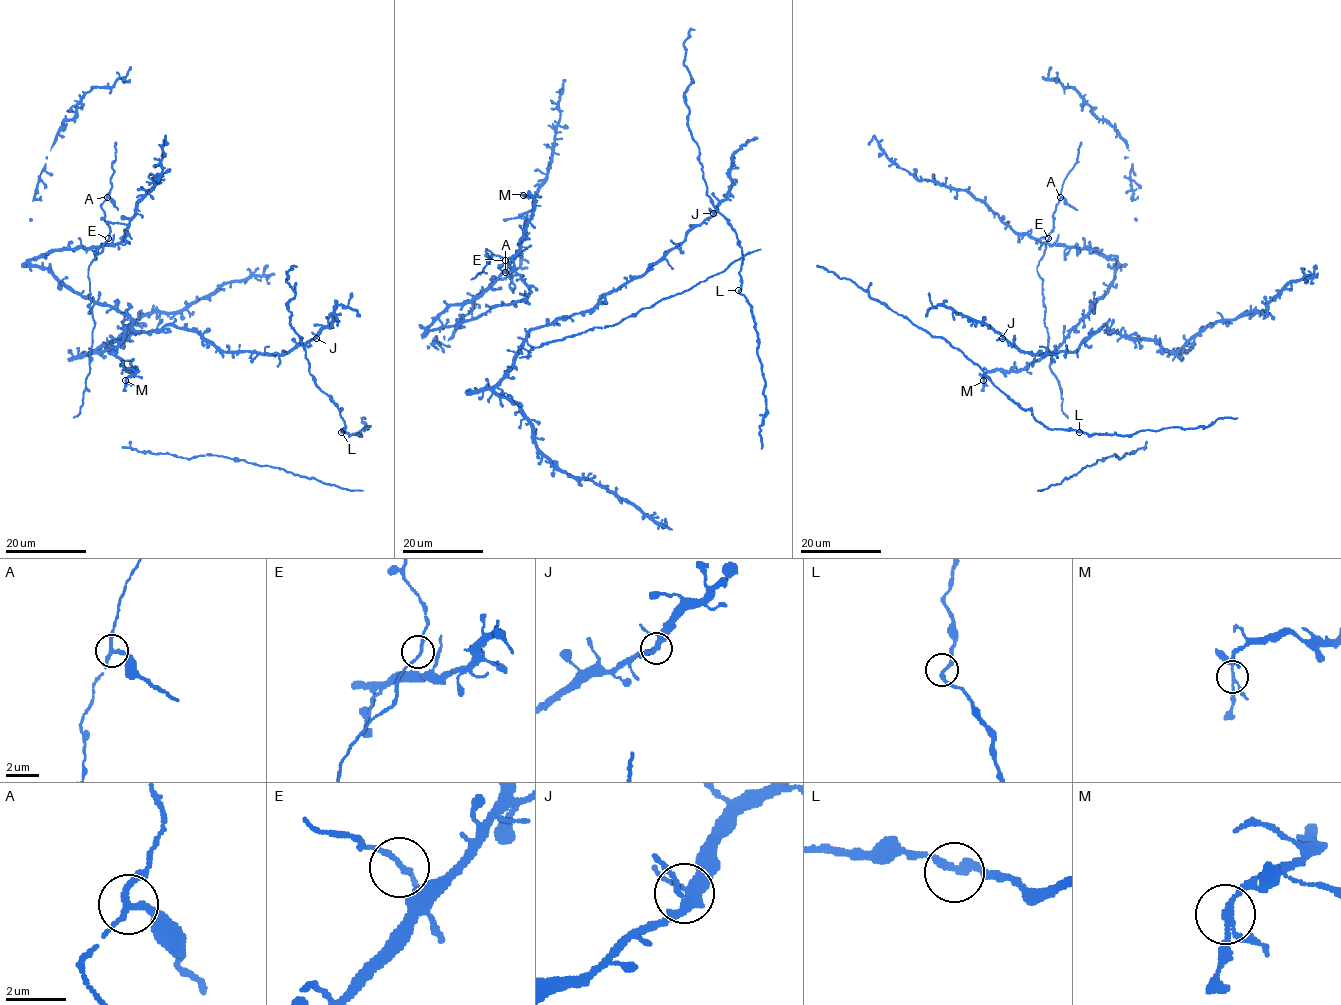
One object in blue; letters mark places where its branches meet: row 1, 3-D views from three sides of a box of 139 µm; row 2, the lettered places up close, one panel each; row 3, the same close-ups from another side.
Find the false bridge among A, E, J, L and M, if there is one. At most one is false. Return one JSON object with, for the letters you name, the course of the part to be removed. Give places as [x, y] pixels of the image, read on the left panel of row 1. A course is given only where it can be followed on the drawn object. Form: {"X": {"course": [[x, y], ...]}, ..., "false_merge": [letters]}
{"A": {"course": [[107, 197], [118, 209]]}, "false_merge": ["A"]}

